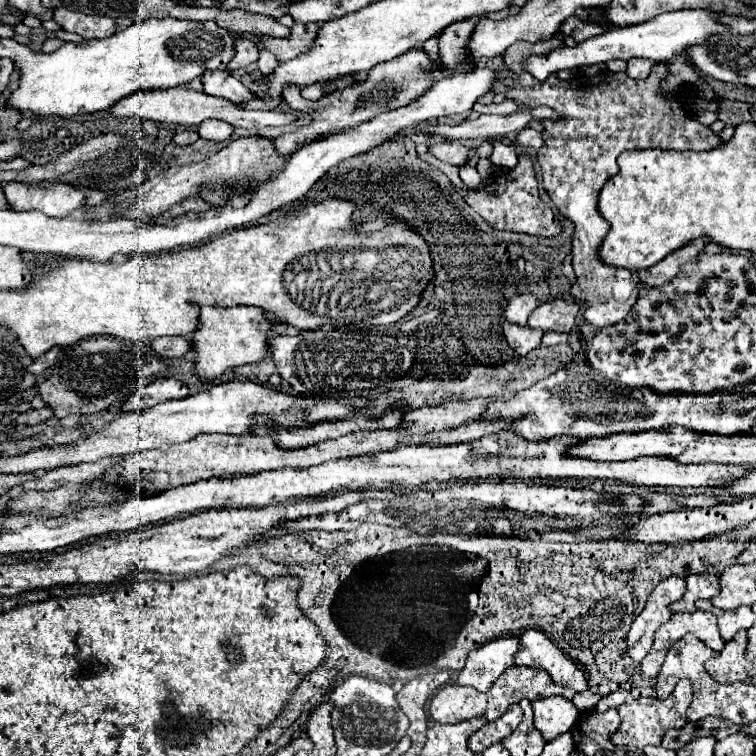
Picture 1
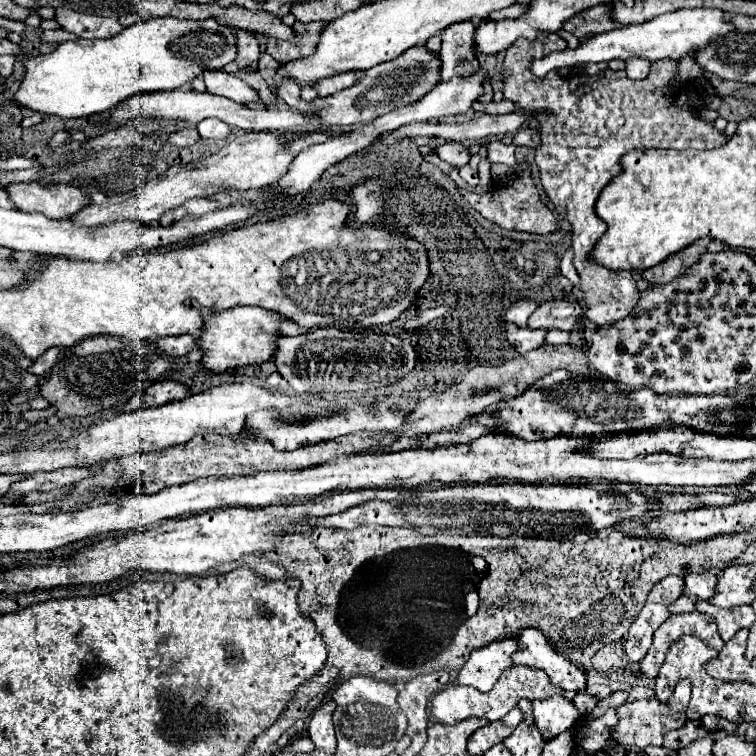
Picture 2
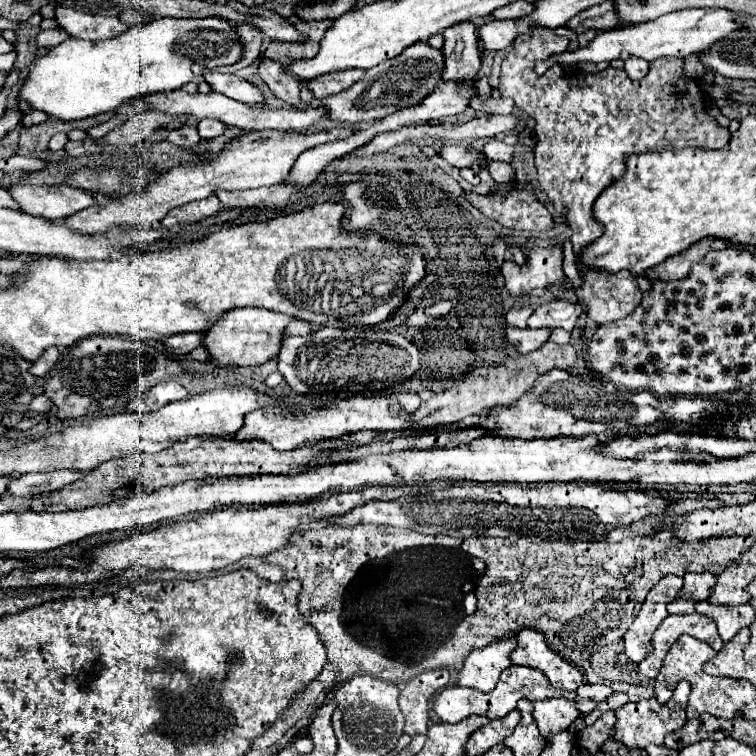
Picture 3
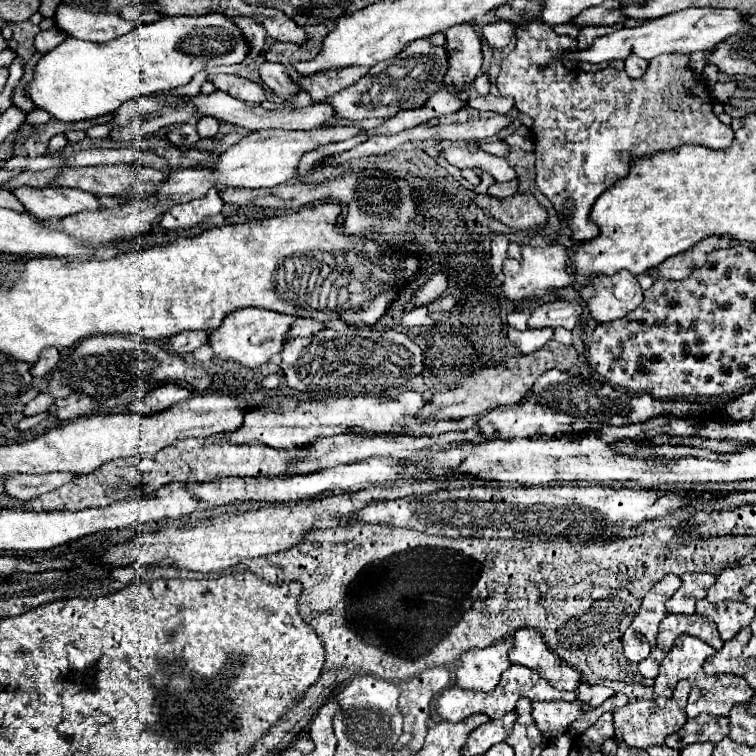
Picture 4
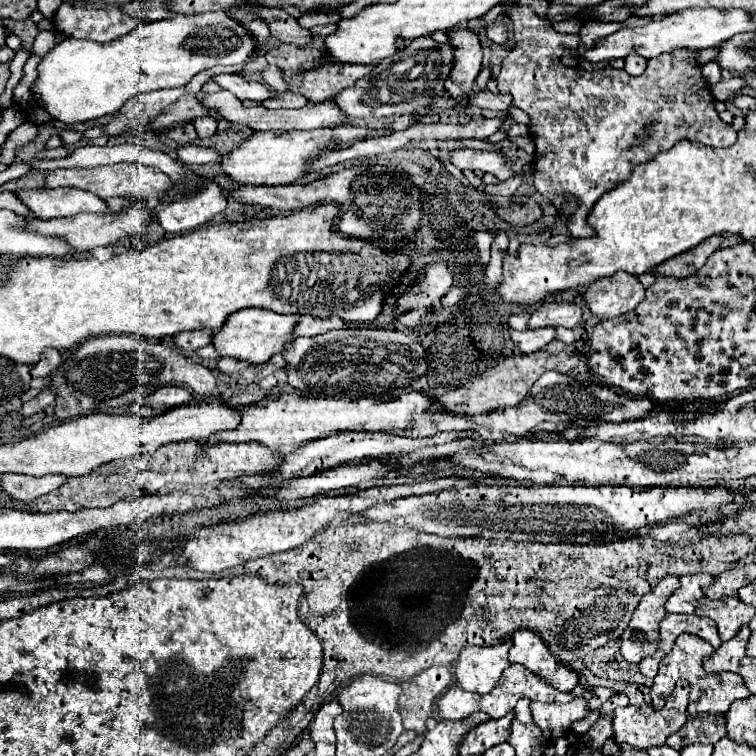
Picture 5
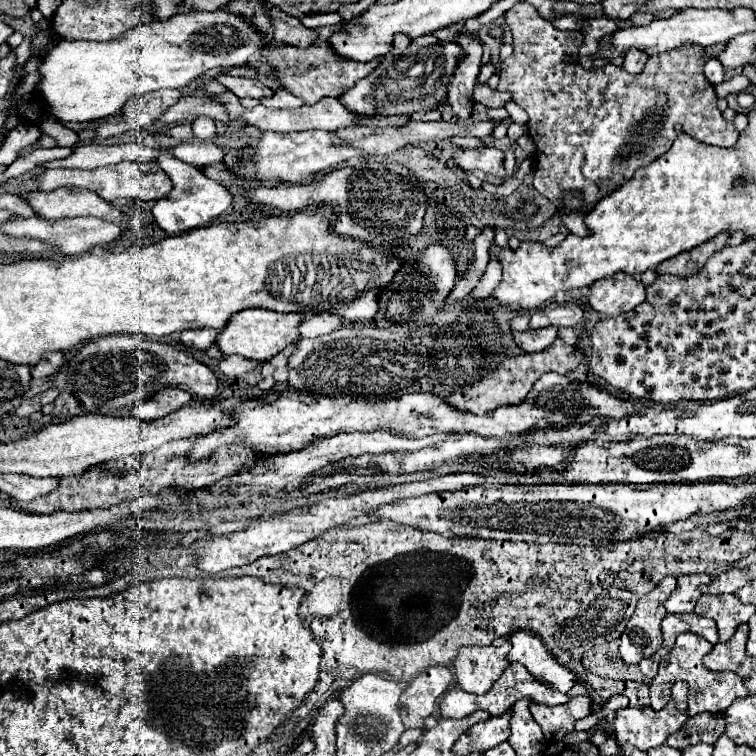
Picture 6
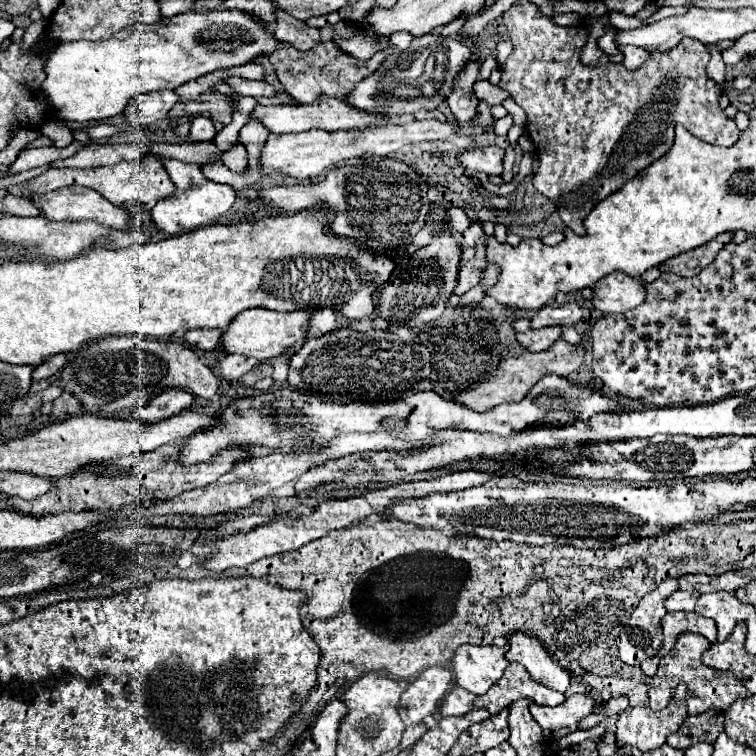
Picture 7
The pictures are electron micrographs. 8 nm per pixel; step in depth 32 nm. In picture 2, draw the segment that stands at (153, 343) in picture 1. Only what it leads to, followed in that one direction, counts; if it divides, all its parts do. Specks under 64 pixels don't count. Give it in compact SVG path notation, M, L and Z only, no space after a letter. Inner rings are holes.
M170 336L170 338L160 338L154 344L158 352L166 356L184 356L196 348L196 338L194 336Z

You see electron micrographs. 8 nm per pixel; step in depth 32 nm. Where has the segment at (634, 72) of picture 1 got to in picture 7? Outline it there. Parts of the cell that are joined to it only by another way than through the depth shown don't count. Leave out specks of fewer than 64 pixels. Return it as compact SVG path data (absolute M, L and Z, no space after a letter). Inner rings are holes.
M620 46L620 50L624 54L624 66L628 70L636 70L636 68L640 68L640 64L644 64L644 60L648 60L648 52L644 48Z

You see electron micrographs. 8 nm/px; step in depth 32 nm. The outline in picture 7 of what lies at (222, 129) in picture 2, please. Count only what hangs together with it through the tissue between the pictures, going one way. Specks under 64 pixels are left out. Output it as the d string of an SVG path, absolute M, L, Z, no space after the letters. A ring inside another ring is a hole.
M196 116L192 120L192 128L190 128L190 136L192 140L196 142L204 142L204 140L212 140L216 136L216 130L214 130L214 122L206 116Z

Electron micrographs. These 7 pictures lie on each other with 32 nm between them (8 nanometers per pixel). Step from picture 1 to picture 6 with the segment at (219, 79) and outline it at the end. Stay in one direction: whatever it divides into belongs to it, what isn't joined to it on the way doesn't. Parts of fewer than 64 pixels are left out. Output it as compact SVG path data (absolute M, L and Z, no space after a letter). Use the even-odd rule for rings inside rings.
M220 74L216 78L224 88L232 90L238 98L270 98L274 94L272 88L264 86L262 82L258 80L252 80L252 78L238 78L238 76L228 76L228 74Z

